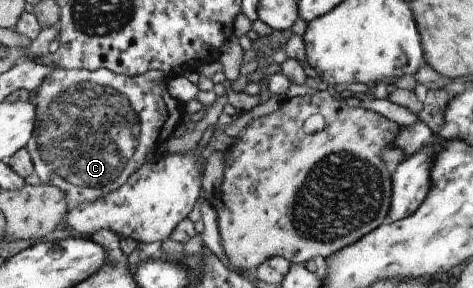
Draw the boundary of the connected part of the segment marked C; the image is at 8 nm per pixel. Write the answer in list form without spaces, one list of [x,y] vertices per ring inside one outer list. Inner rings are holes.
[[[53,68],[44,77],[32,100],[36,109],[35,125],[32,136],[28,139],[25,148],[28,149],[35,173],[42,183],[58,187],[66,195],[66,203],[70,203],[68,206],[69,212],[75,209],[75,206],[94,202],[96,199],[101,199],[101,197],[108,195],[112,191],[117,191],[130,178],[131,174],[142,167],[143,163],[146,162],[145,157],[147,157],[147,154],[156,147],[159,147],[159,143],[163,143],[163,141],[167,141],[167,139],[172,137],[174,131],[181,126],[184,104],[178,99],[171,97],[167,89],[166,78],[167,75],[164,71],[159,70],[149,70],[147,73],[131,77],[125,74],[116,74],[103,68],[95,71],[83,68],[74,70]]]

